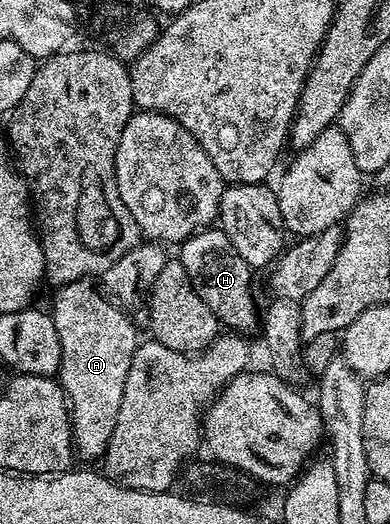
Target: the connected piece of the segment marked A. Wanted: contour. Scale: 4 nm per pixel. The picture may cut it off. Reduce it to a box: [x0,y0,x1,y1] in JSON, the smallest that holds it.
[52,281,140,460]

